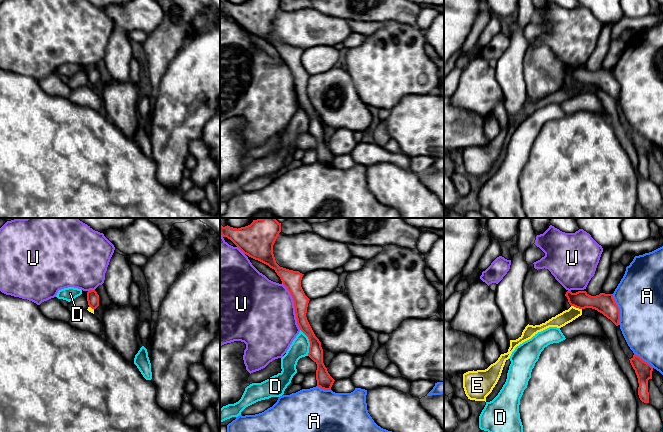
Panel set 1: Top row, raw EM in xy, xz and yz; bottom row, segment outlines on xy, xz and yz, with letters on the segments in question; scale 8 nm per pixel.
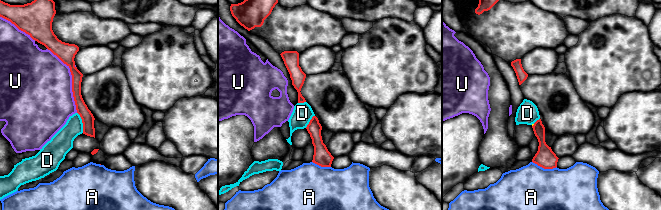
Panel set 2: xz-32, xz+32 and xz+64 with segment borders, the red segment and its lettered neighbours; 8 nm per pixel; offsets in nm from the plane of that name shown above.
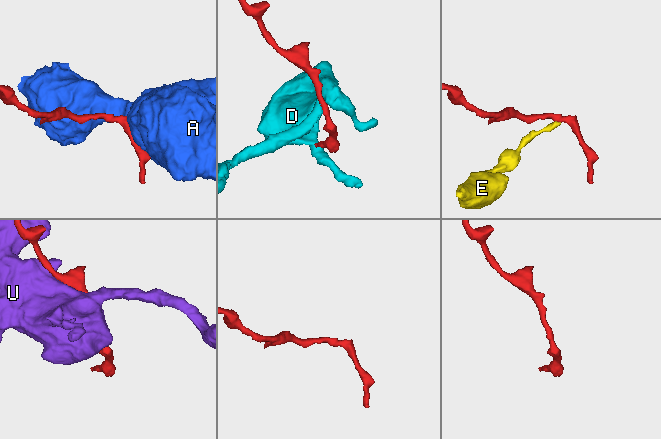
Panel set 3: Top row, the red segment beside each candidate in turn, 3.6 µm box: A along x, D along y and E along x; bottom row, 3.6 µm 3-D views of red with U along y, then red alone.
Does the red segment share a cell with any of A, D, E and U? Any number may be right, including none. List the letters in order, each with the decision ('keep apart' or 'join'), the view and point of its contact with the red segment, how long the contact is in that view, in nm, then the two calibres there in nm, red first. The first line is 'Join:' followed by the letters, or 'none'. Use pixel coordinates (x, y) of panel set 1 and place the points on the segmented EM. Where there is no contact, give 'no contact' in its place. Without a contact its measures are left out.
Join: none
A: keep apart; contact yz (619, 309); length 260 nm; calibres 160 and 380 nm
D: keep apart; contact xz (309, 341); length 220 nm; calibres 110 and 150 nm
E: keep apart; contact yz (576, 307); length 90 nm; calibres 160 and 110 nm
U: keep apart; contact xz (294, 306); length 420 nm; calibres 150 and 500 nm

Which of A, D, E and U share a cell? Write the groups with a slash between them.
A / D / E / U

